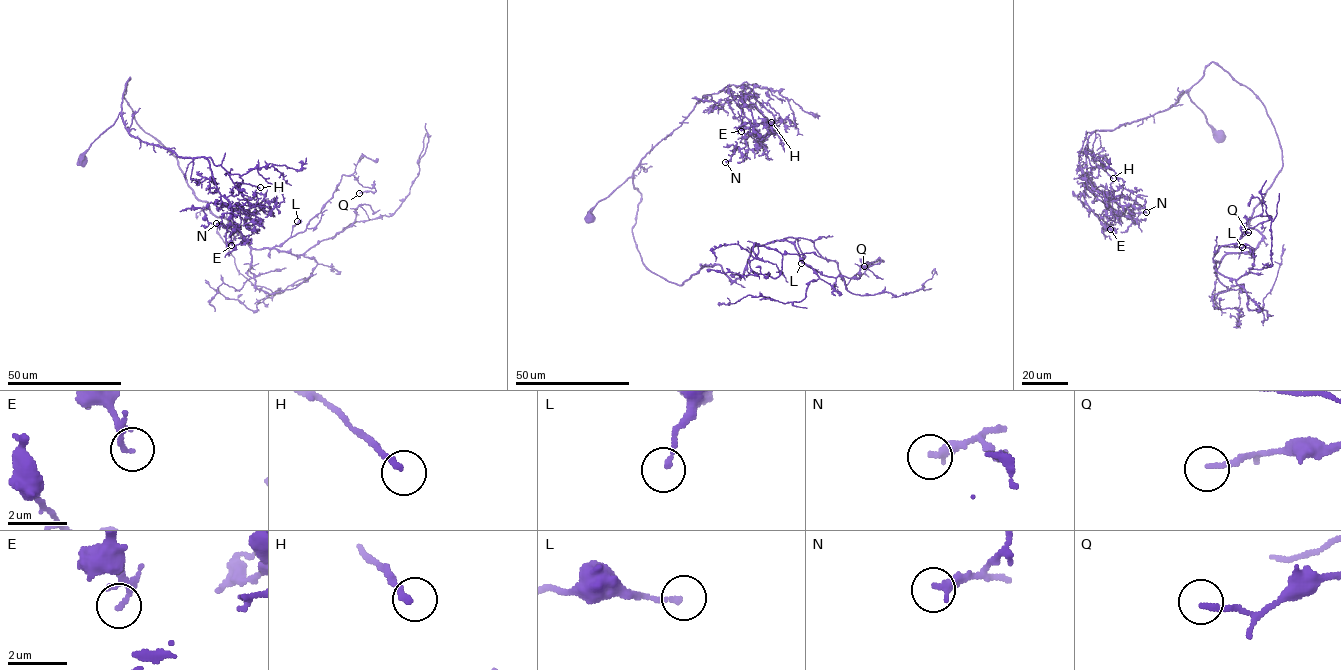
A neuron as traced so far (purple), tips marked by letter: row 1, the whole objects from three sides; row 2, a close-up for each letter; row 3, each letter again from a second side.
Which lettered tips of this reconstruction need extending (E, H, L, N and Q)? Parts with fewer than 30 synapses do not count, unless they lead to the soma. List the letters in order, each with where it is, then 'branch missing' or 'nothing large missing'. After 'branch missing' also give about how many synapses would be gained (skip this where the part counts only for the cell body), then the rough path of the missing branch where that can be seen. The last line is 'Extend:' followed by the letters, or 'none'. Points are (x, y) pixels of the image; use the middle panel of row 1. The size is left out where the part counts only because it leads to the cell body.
E: (741, 131) | nothing large missing
H: (771, 122) | nothing large missing
L: (801, 263) | nothing large missing
N: (725, 162) | nothing large missing
Q: (864, 266) | nothing large missing
Extend: none

